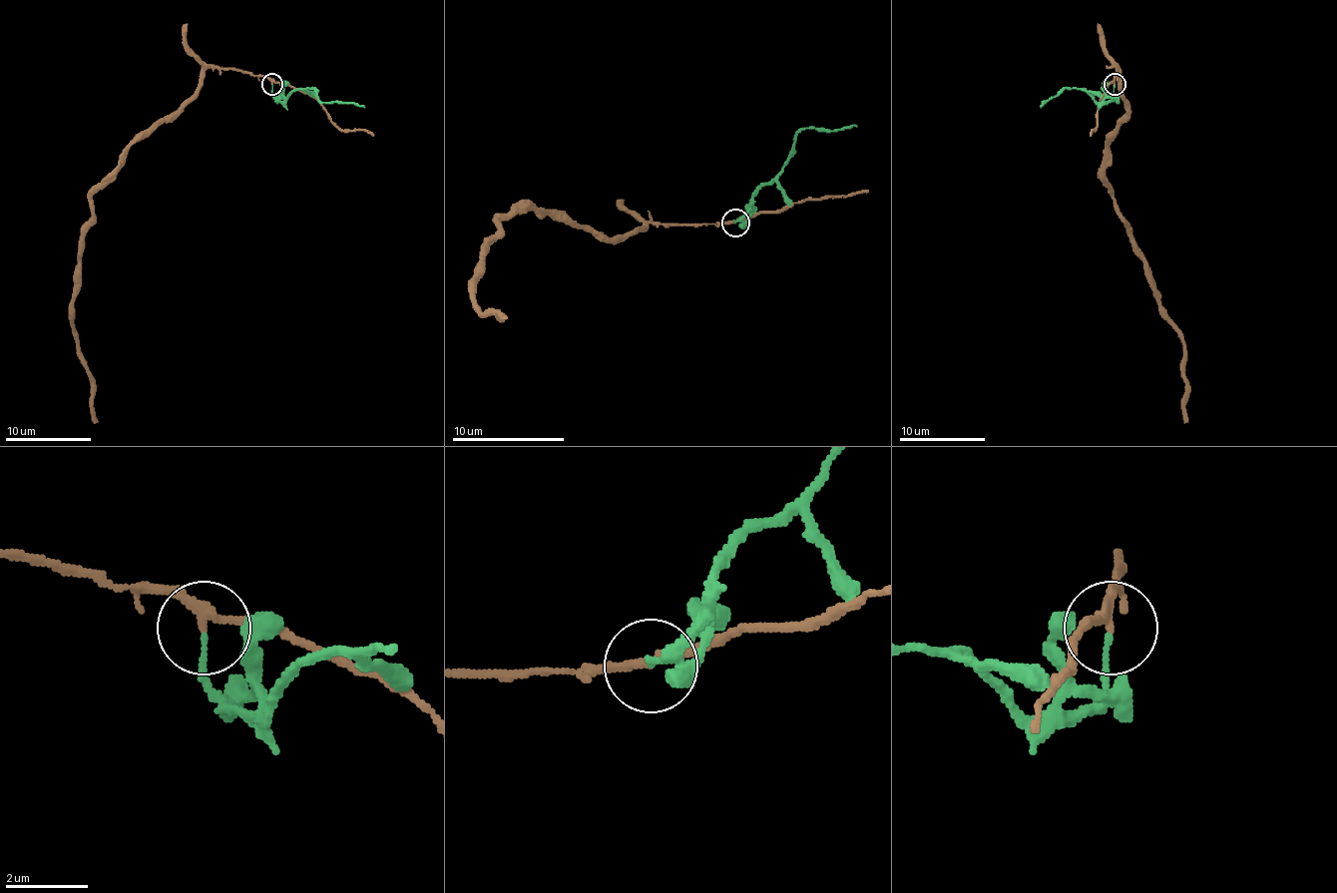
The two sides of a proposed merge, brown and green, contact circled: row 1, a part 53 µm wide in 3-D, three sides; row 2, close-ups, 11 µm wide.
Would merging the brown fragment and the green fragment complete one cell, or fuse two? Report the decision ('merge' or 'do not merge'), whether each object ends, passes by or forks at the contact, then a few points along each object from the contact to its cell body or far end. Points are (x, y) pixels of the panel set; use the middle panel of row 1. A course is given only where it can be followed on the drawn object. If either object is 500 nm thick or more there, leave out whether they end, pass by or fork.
do not merge; brown passes by; green ends; course brown (734, 223), (650, 223), (613, 237), (514, 209), (497, 221), (475, 279), (481, 313), (506, 319); course green (734, 223), (748, 209), (748, 201), (782, 170), (802, 130), (844, 130), (855, 125)

